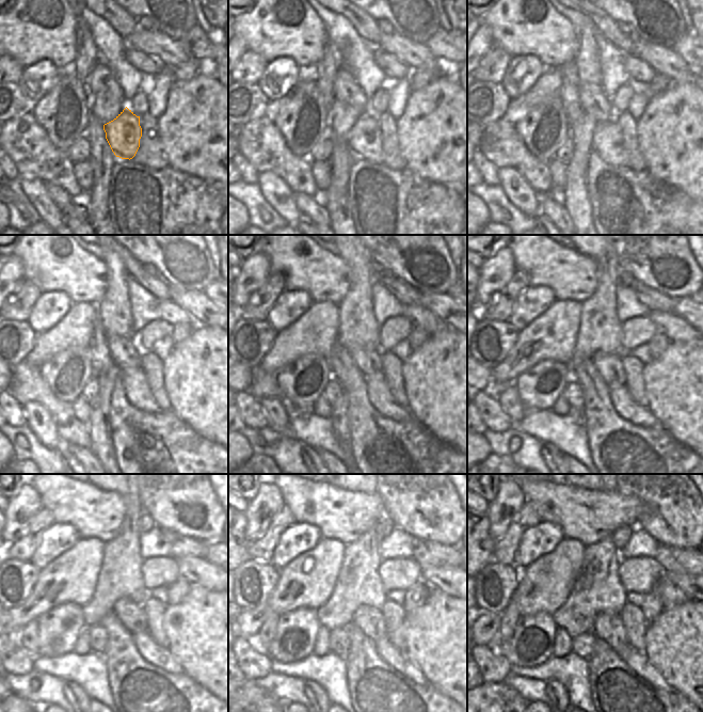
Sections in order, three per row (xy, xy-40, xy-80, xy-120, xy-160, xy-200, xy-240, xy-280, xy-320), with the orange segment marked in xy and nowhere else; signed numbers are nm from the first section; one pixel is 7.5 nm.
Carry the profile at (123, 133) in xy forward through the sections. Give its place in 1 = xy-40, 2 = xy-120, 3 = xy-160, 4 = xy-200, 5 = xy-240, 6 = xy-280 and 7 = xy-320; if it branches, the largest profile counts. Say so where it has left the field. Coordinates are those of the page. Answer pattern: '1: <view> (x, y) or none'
1: xy-40 (365, 137)
2: xy-120 (137, 390)
3: xy-160 (379, 395)
4: xy-200 (625, 407)
5: xy-240 (159, 657)
6: xy-280 (398, 659)
7: xy-320 (636, 660)

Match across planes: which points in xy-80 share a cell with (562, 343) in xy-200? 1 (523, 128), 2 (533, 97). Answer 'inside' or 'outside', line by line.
1: outside
2: inside

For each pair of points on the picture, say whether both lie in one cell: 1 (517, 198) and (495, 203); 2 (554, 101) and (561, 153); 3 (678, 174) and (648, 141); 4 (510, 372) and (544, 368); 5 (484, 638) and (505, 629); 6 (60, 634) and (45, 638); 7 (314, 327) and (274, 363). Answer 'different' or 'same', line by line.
1: different
2: different
3: same
4: different
5: different
6: same
7: same

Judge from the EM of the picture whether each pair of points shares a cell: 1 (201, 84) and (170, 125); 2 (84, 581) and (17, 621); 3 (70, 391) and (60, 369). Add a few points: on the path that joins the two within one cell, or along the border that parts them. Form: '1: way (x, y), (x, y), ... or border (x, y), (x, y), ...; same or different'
1: way (196, 94), (176, 115); same
2: way (67, 580), (62, 580), (47, 597), (34, 606); same
3: way (67, 385), (65, 375); same

